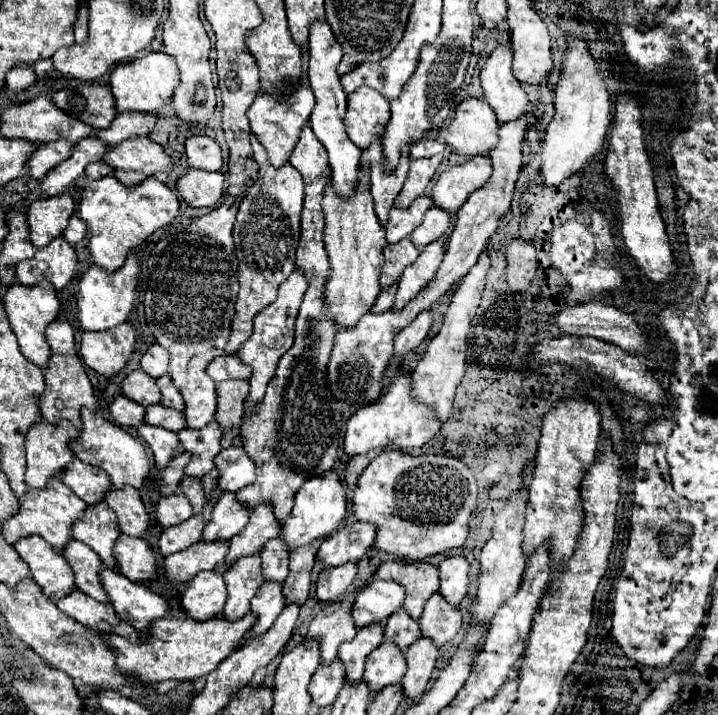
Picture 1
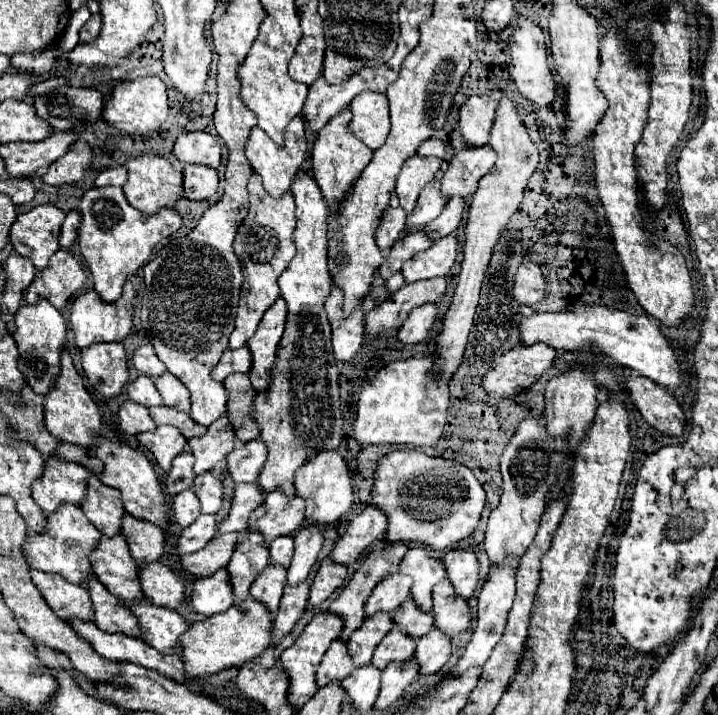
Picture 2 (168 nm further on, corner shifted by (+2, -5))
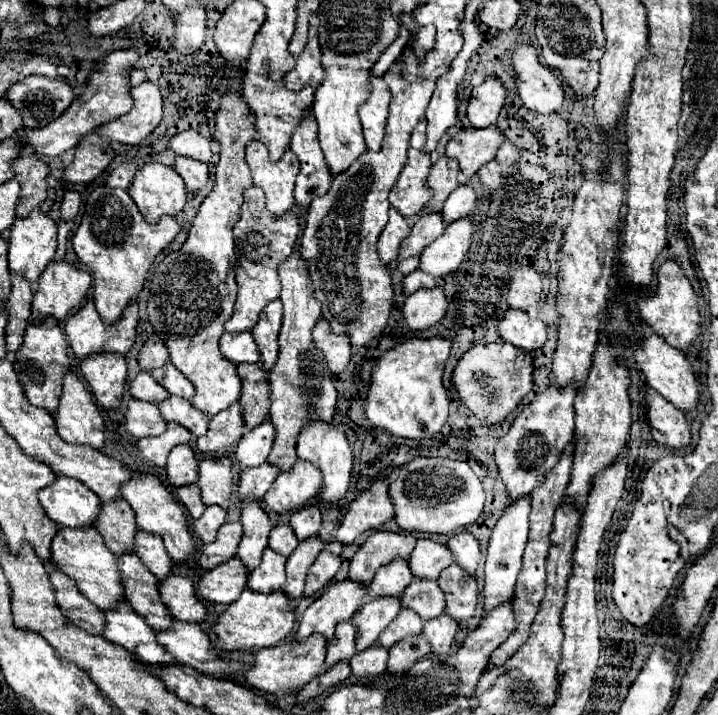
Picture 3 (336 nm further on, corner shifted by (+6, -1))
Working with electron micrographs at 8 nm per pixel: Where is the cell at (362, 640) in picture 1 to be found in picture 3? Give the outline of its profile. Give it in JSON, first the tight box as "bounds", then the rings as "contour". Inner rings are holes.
{"bounds":[351,596,401,650],"contour":[[[385,596],[371,600],[363,604],[351,618],[353,626],[357,628],[357,650],[367,650],[373,646],[379,638],[379,634],[385,630],[385,626],[399,614],[401,610],[401,600],[395,596]]]}

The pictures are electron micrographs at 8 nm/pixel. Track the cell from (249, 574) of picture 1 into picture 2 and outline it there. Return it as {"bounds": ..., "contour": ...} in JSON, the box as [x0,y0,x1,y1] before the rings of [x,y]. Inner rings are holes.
{"bounds":[227,534,269,604],"contour":[[[253,534],[237,544],[233,558],[227,566],[235,604],[241,604],[249,598],[251,584],[257,580],[257,576],[263,572],[267,564],[269,564],[269,550],[259,534]]]}

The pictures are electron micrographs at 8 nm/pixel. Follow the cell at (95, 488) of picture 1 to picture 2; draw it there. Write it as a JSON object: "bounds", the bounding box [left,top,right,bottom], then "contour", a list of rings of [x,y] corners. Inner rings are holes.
{"bounds":[81,484,125,536],"contour":[[[89,484],[81,510],[103,536],[115,536],[121,532],[121,516],[125,510],[121,504],[121,494],[115,488],[109,488],[105,484],[95,488]]]}

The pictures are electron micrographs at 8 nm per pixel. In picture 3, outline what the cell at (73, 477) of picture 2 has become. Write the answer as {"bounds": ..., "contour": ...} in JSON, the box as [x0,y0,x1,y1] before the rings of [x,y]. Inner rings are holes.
{"bounds":[39,476,101,528],"contour":[[[65,476],[57,478],[55,484],[39,492],[39,500],[43,510],[59,528],[87,528],[87,526],[93,526],[99,518],[99,508],[101,508],[99,496],[93,494],[85,484],[81,484],[75,478],[65,478]]]}

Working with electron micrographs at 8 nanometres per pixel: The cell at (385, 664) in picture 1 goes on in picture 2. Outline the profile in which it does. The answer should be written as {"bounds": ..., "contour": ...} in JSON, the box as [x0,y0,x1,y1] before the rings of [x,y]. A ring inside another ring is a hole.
{"bounds":[371,628,415,672],"contour":[[[393,628],[375,648],[371,664],[383,672],[383,668],[387,668],[387,664],[391,662],[409,660],[413,652],[415,652],[415,640],[405,632],[401,632],[399,628]]]}

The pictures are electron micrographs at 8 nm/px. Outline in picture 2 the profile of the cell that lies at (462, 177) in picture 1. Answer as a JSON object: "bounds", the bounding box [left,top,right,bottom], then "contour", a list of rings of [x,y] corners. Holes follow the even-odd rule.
{"bounds":[439,144,495,200],"contour":[[[487,144],[481,148],[465,148],[449,162],[449,168],[441,178],[439,190],[447,198],[461,196],[469,200],[477,190],[477,182],[493,168],[493,164],[495,154]]]}

